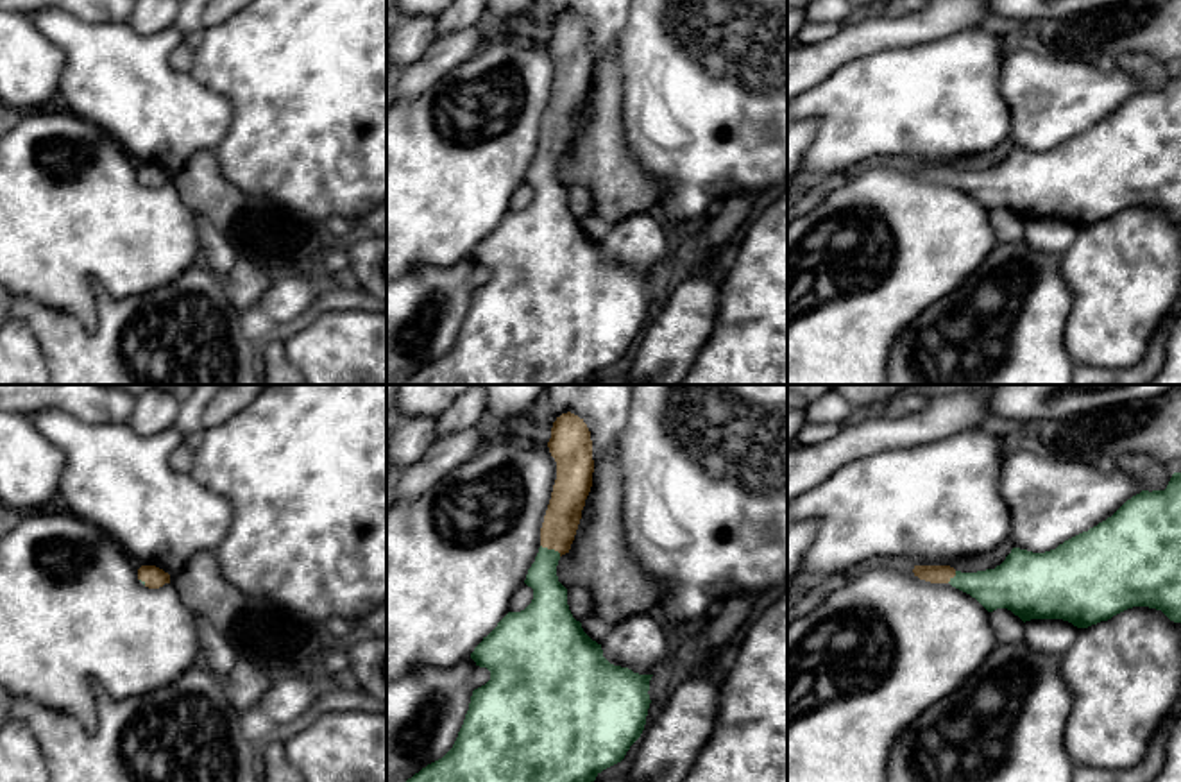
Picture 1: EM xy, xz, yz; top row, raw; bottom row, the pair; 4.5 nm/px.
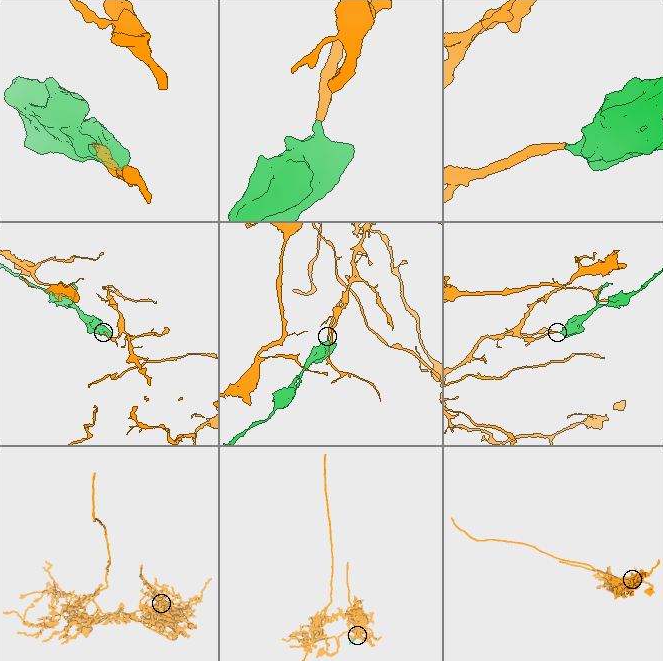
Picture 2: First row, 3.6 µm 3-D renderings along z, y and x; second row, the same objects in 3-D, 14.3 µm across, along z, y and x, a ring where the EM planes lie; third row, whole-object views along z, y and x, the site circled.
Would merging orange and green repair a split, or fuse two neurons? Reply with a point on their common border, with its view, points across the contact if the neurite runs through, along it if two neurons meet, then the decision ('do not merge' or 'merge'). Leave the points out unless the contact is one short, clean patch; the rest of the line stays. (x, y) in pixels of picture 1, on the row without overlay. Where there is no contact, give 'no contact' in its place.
meets orange in xz at (552, 147); runs through xz (568, 97), (552, 147), (550, 197); merge

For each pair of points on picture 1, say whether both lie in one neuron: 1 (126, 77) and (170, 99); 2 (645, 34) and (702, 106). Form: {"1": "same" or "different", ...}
{"1": "same", "2": "same"}

